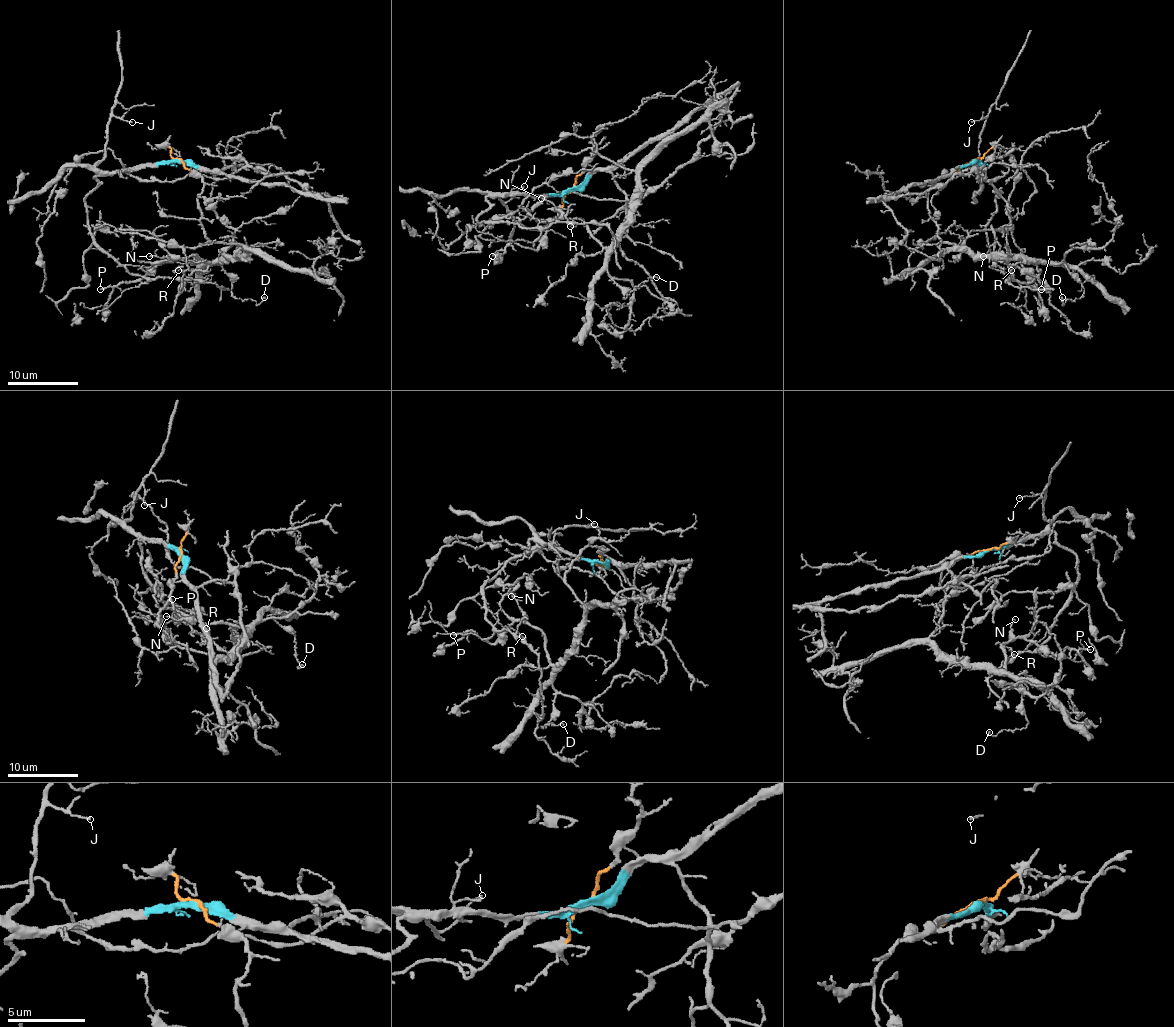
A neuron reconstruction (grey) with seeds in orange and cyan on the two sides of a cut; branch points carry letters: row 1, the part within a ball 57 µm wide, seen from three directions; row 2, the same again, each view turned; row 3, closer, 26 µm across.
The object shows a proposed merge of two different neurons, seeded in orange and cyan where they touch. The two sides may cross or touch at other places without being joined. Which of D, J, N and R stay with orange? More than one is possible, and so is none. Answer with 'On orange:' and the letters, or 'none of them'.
On orange: D, N

